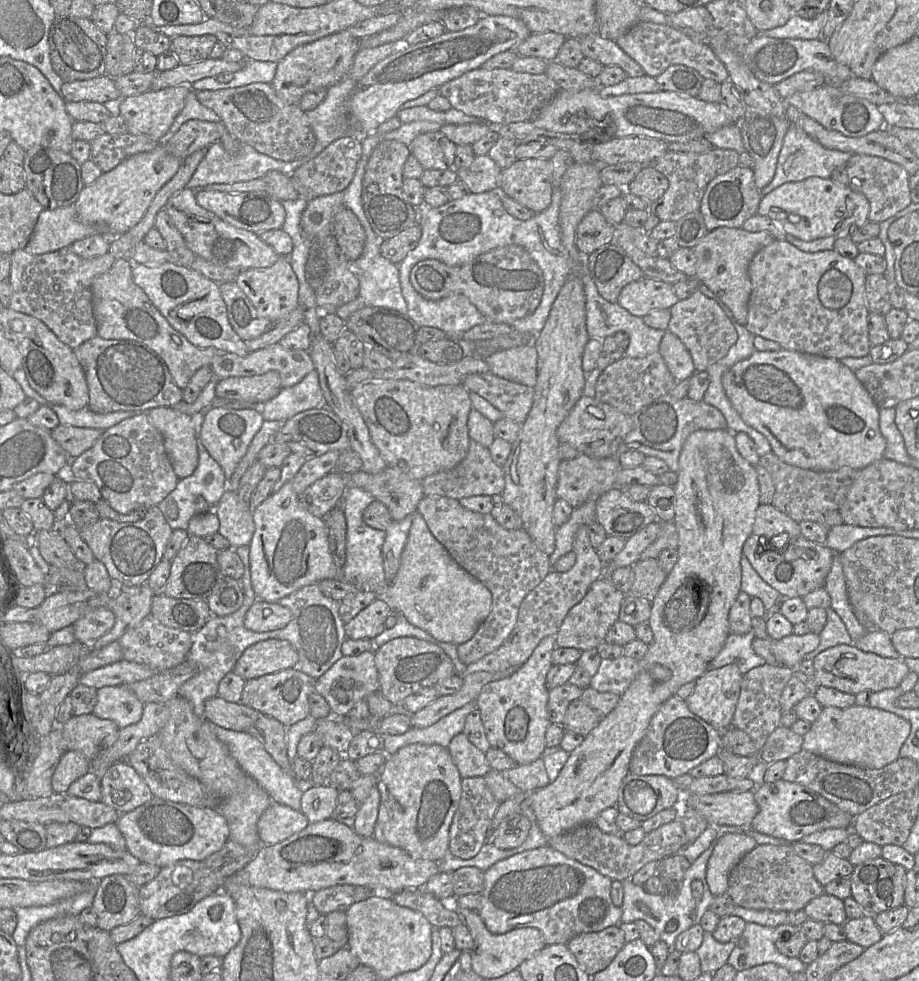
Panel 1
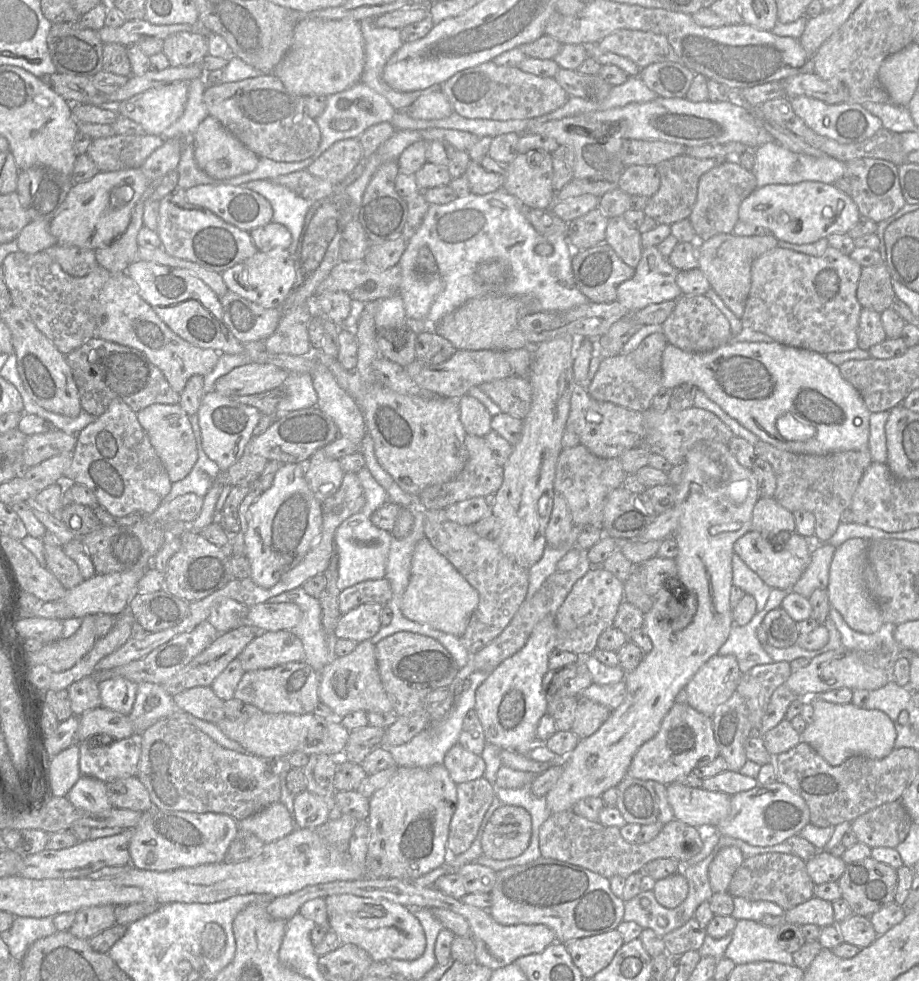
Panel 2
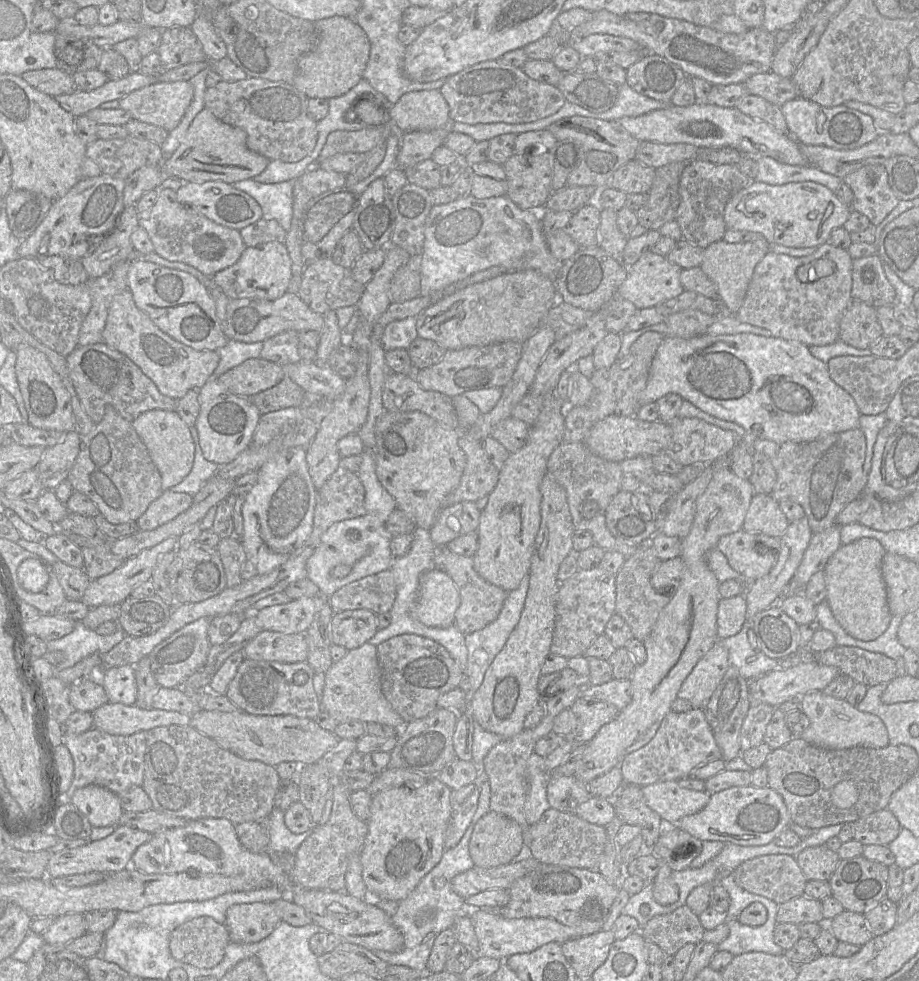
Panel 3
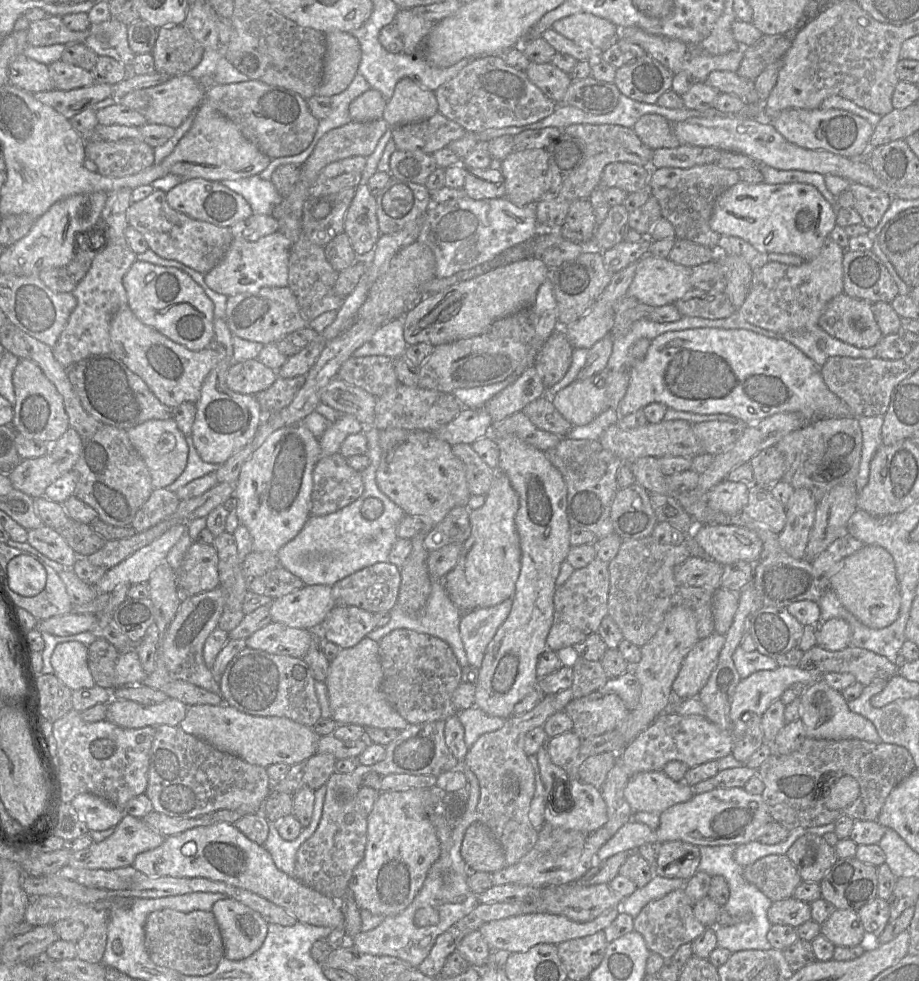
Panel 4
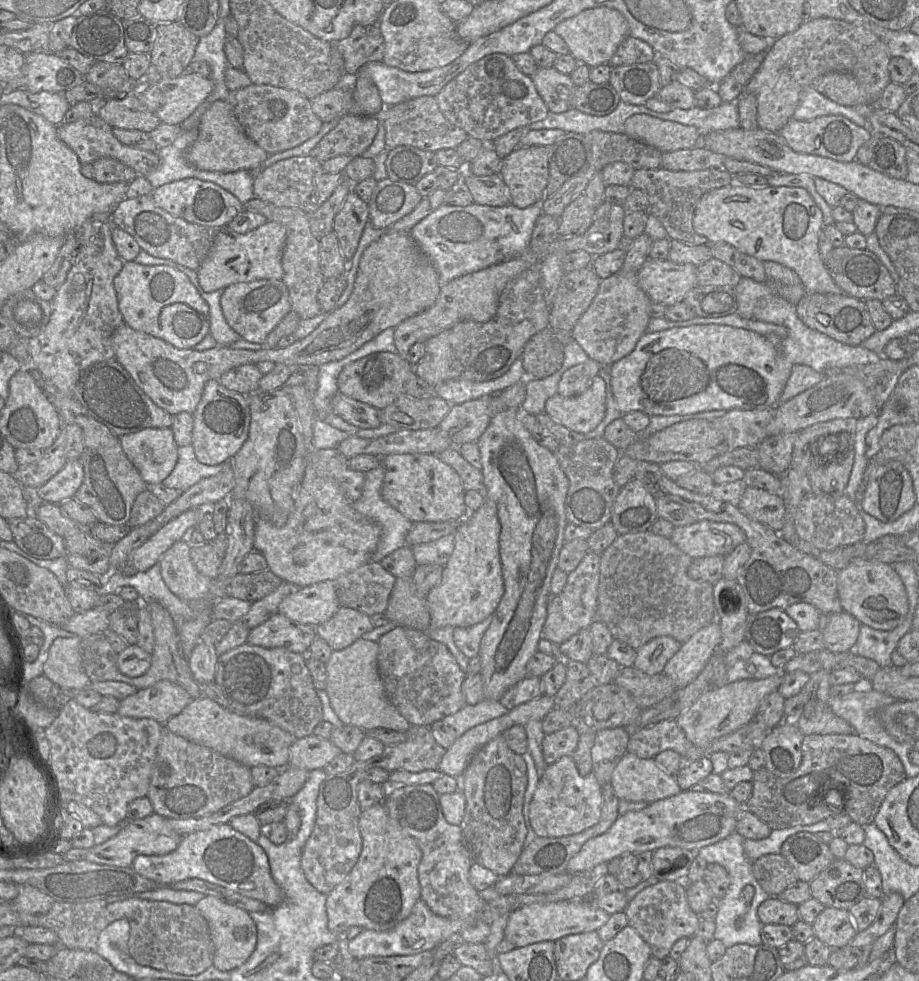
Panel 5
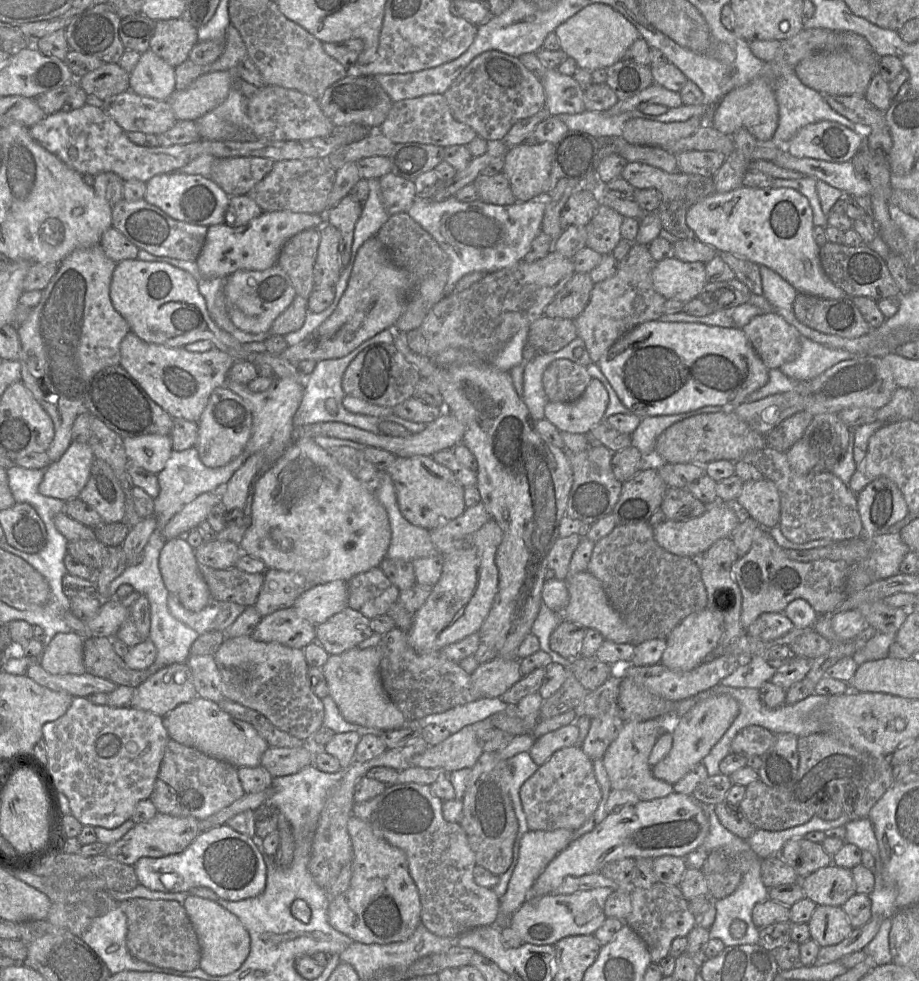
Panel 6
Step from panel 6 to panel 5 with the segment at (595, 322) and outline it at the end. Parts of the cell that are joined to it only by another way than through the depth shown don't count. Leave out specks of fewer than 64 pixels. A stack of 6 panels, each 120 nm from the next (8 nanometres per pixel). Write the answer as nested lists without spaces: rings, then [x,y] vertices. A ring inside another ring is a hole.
[[[619,271],[601,279],[597,294],[590,306],[574,325],[572,337],[589,358],[602,367],[610,367],[614,362],[631,353],[640,337],[646,332],[651,319],[652,303],[638,284],[637,272]]]

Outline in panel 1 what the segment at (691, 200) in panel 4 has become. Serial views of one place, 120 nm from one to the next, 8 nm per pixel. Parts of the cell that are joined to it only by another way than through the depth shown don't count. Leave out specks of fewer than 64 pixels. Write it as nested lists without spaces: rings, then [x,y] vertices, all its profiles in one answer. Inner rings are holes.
[[[738,165],[709,182],[699,212],[704,218],[708,231],[718,227],[741,228],[748,218],[757,214],[761,198],[761,191],[754,182],[753,169]]]

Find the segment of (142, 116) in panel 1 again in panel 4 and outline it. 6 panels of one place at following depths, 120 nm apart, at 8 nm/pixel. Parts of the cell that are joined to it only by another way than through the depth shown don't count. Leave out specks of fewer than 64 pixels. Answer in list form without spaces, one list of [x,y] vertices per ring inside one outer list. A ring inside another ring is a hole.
[[[187,73],[172,76],[159,85],[130,92],[118,101],[139,112],[148,124],[161,124],[176,129],[204,101],[204,88]]]

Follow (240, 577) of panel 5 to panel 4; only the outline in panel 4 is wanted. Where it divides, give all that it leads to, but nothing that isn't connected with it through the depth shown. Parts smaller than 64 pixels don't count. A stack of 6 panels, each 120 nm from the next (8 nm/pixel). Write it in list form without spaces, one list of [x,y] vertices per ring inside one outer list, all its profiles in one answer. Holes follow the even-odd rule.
[[[282,566],[249,579],[248,591],[278,599],[305,586],[304,582]]]

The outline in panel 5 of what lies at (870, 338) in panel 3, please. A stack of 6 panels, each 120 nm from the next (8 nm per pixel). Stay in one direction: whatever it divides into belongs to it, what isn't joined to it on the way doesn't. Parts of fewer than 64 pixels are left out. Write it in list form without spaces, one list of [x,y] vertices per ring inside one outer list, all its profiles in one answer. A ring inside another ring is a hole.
[[[807,293],[795,306],[807,327],[847,345],[859,346],[876,331],[865,301],[846,294]]]

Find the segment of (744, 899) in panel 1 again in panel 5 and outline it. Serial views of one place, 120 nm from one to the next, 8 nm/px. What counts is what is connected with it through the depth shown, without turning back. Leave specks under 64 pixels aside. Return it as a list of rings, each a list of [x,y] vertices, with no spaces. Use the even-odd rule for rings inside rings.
[[[778,854],[764,855],[753,862],[752,872],[760,886],[772,897],[798,881],[795,870]]]

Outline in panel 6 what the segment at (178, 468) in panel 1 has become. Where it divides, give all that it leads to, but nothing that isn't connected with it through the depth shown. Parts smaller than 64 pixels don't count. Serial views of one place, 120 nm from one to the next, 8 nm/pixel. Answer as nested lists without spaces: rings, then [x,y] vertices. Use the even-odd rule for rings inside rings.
[[[143,435],[122,439],[127,458],[156,475],[164,469],[172,452],[169,435]]]

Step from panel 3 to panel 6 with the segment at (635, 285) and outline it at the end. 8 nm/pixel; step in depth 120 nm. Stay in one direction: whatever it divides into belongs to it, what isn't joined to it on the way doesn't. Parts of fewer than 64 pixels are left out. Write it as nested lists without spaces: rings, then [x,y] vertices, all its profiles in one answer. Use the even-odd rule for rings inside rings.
[[[674,257],[663,259],[655,263],[652,281],[655,290],[666,300],[678,300],[686,303],[697,298],[707,283],[705,264],[702,262],[683,262]]]

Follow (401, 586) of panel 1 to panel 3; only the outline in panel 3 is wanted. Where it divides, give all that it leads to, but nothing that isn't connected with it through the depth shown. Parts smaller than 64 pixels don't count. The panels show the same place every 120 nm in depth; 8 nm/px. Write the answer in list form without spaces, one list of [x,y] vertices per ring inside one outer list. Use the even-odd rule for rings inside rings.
[[[434,568],[420,577],[411,616],[426,626],[446,628],[454,624],[459,604],[459,591],[451,577]]]

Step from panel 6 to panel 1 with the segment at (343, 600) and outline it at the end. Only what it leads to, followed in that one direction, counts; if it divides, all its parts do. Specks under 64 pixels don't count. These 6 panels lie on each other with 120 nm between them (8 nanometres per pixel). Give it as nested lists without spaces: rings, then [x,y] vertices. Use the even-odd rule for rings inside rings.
[[[256,600],[245,614],[244,625],[255,632],[267,632],[285,627],[292,619],[291,611],[276,603]]]

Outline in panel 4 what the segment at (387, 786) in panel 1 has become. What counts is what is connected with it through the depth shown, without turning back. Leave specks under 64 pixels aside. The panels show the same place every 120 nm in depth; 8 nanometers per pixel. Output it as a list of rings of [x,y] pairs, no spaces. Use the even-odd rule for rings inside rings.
[[[412,788],[405,791],[385,791],[377,797],[367,816],[367,841],[363,859],[356,866],[348,883],[357,906],[385,917],[406,909],[421,889],[431,865],[441,854],[431,814],[441,807],[441,792],[436,788]]]

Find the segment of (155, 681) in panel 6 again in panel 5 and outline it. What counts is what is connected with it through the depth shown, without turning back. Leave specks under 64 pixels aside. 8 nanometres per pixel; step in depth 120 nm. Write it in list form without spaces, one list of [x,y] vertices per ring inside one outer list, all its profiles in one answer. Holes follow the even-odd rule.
[[[161,680],[120,700],[116,713],[131,718],[150,718],[164,725],[191,701],[193,699],[183,687]]]

